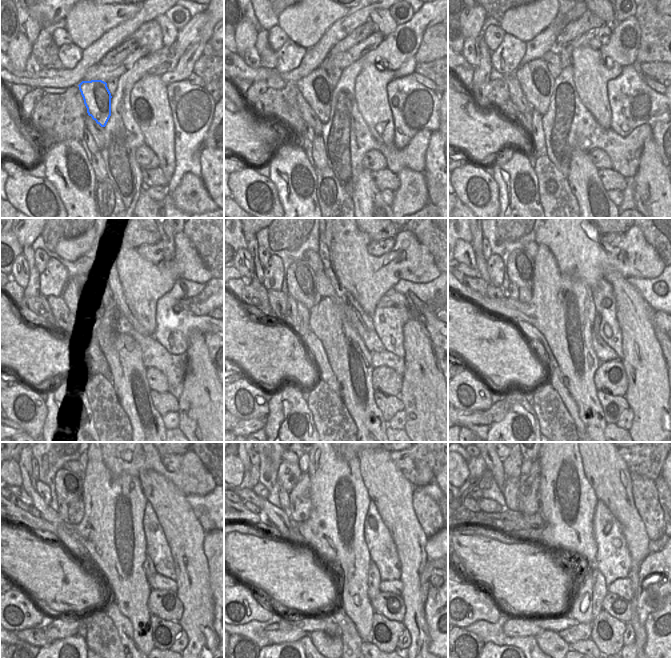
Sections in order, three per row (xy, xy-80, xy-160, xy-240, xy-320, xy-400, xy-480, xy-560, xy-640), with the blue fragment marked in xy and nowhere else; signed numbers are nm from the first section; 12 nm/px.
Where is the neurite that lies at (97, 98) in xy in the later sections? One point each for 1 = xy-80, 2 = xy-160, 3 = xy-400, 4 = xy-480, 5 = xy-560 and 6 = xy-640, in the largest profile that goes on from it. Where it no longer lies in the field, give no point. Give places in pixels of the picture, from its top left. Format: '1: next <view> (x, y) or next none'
1: next xy-80 (316, 88)
2: next xy-160 (536, 82)
3: next xy-400 (521, 269)
4: next xy-480 (69, 485)
5: next xy-560 (288, 476)
6: next xy-640 (512, 464)

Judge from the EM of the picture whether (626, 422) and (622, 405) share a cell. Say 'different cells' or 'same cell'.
different cells

